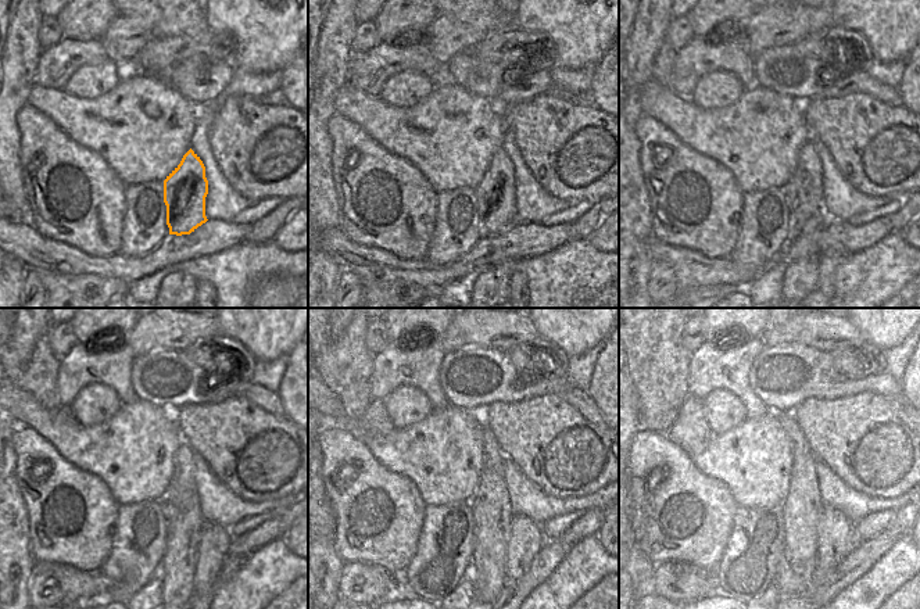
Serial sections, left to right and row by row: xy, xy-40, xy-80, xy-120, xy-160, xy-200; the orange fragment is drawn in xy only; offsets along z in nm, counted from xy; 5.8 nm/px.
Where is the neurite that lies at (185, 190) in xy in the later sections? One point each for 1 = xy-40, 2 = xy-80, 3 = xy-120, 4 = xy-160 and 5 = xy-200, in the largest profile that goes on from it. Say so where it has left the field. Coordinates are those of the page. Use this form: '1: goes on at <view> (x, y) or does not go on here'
1: goes on at xy-40 (496, 193)
2: goes on at xy-80 (804, 197)
3: goes on at xy-120 (182, 486)
4: goes on at xy-160 (493, 458)
5: goes on at xy-200 (798, 443)

